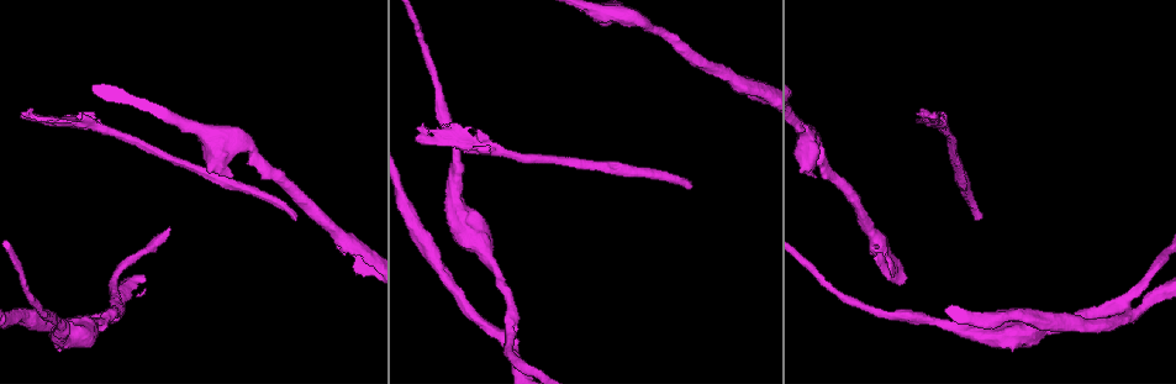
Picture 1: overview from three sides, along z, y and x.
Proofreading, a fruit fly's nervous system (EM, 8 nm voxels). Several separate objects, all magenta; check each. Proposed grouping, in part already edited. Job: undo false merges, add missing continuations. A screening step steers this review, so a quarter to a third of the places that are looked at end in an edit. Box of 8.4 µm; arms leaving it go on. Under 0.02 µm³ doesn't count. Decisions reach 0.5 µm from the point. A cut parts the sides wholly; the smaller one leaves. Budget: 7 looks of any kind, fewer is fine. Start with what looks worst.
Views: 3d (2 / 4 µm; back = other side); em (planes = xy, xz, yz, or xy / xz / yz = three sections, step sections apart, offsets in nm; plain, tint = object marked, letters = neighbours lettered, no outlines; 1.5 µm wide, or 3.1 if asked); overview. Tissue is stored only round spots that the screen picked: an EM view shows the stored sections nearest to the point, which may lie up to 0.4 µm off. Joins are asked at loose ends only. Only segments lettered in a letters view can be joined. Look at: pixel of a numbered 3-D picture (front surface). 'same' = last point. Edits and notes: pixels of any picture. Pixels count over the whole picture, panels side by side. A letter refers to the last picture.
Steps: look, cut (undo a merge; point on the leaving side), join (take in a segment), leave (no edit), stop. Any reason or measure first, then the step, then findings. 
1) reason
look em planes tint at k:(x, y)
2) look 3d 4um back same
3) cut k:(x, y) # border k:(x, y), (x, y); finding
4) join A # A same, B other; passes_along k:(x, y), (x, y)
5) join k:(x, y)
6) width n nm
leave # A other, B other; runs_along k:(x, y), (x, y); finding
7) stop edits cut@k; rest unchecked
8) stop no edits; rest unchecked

look 3d 2um back at 1:(691, 183)

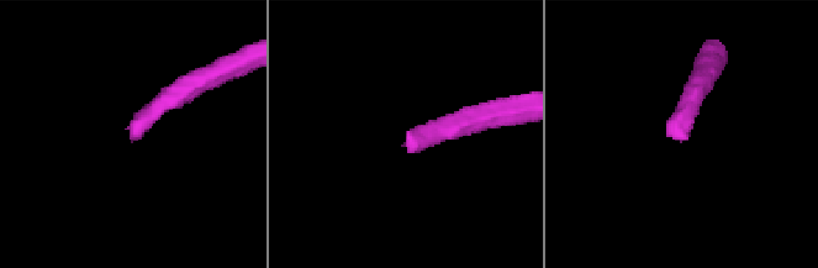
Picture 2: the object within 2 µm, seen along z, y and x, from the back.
look em yz step 8 tint at 2:(684, 140)

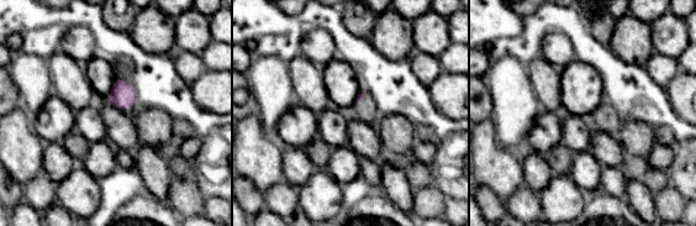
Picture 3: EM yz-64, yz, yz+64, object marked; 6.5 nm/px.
another direction
look em planes letters same

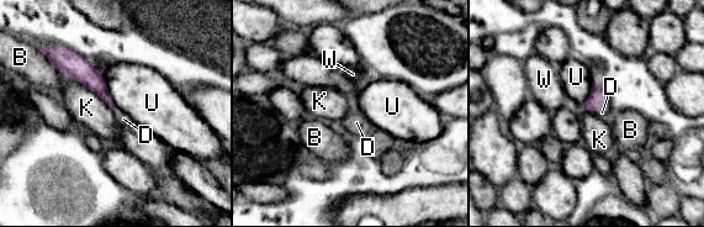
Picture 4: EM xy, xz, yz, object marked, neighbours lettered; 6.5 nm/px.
join D # B other, D same, K other, U other, W other; passes_along 4:(598, 96), (599, 106), (602, 112); the cell continues

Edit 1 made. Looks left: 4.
looks like a crossing
look em planes letters at 1:(1125, 315)

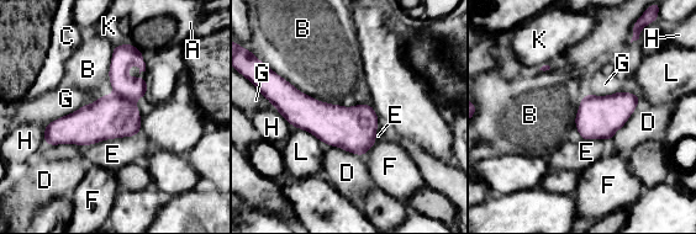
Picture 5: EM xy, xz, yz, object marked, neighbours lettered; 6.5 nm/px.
longest_contact B 500 nm
cut 5:(109, 117) # A other, B other, C other, D other, E other, F other, G other, H other, K other, L other; part_leaving 5:(269, 92), (372, 141); a second cell is stuck on

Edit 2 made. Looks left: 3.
stop edits join@4, cut@5; rest unchecked

